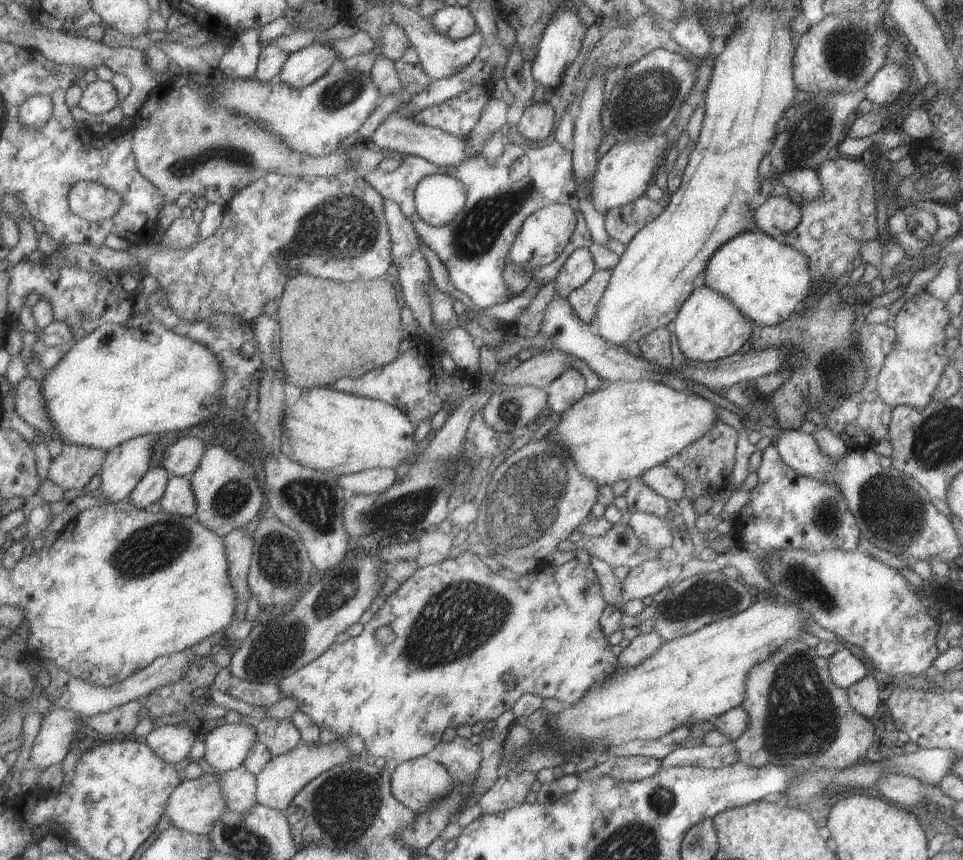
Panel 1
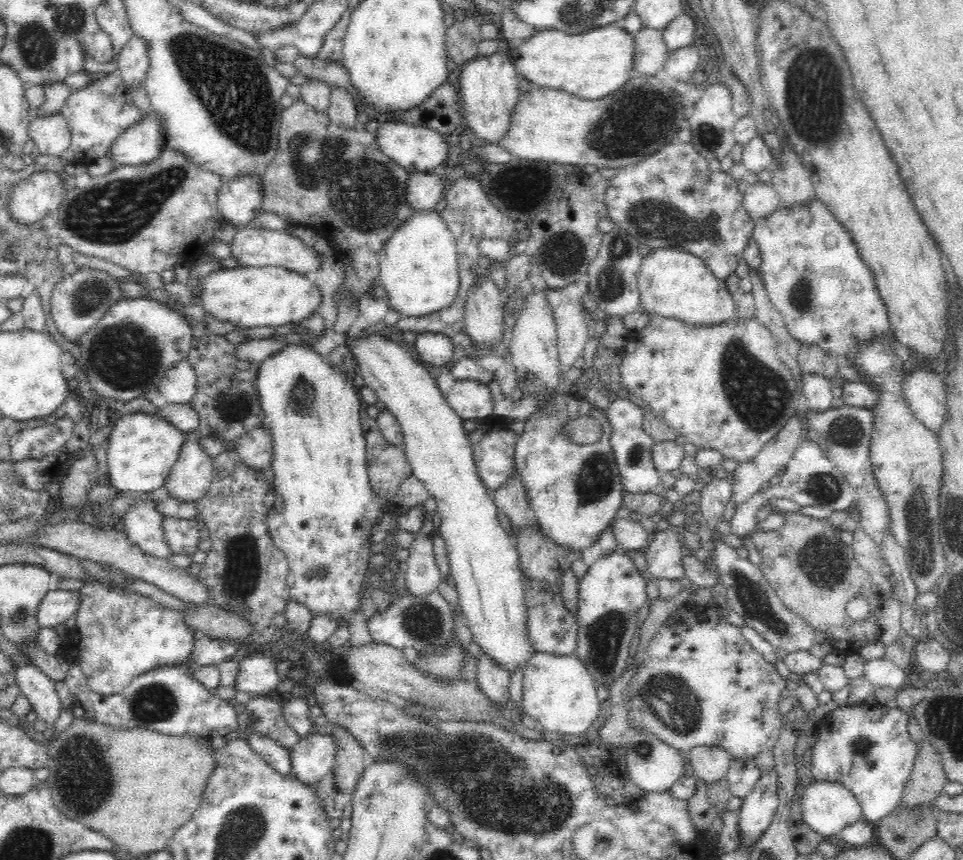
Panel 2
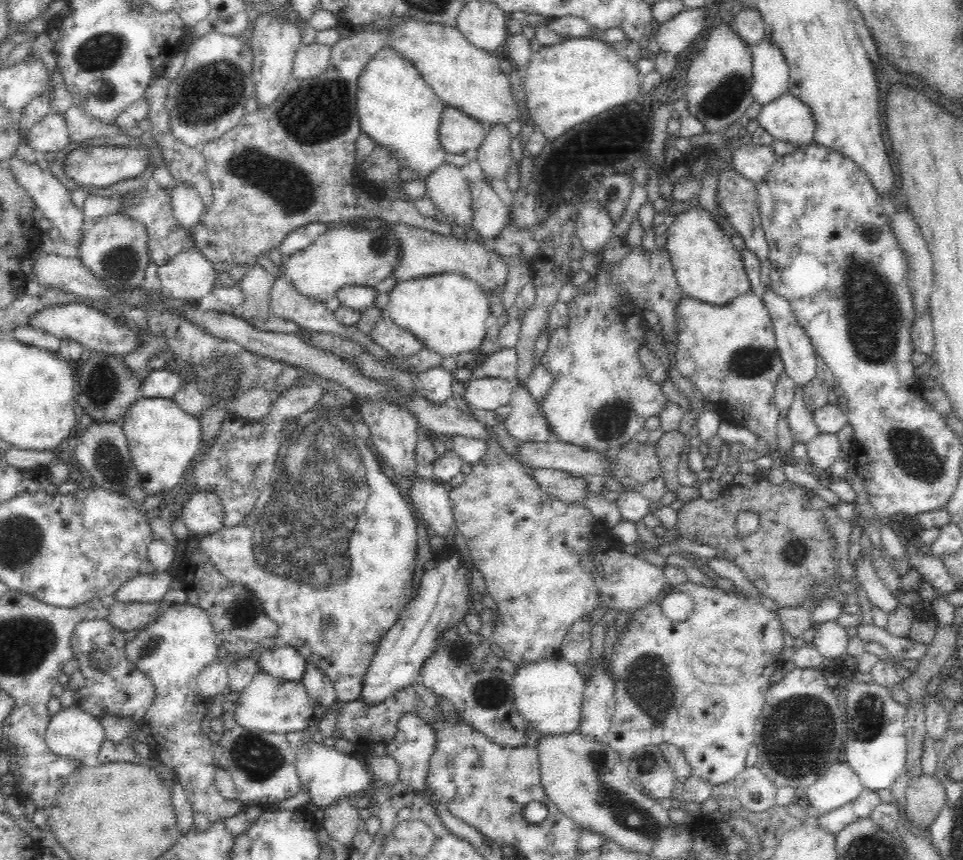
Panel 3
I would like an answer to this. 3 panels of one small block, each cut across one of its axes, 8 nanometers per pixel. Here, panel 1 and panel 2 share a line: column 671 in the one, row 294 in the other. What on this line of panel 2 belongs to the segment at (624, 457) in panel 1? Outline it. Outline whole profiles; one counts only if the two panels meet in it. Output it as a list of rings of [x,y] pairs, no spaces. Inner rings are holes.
[[[436,209],[410,215],[379,252],[378,278],[390,297],[389,307],[406,316],[424,316],[448,308],[460,284],[457,243]]]

